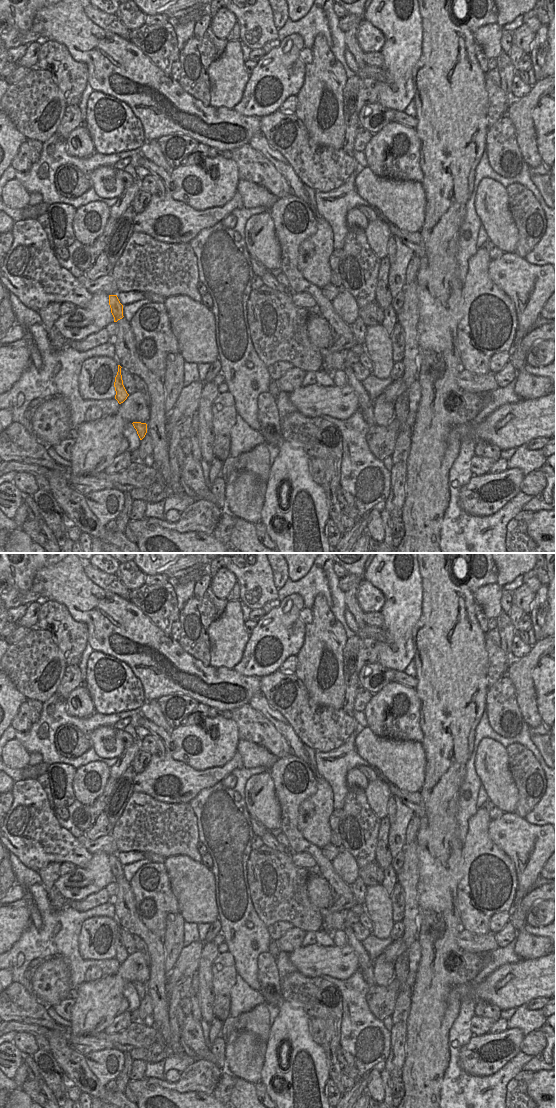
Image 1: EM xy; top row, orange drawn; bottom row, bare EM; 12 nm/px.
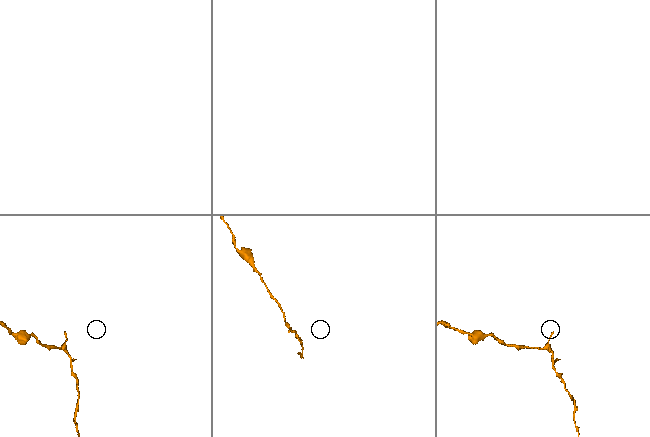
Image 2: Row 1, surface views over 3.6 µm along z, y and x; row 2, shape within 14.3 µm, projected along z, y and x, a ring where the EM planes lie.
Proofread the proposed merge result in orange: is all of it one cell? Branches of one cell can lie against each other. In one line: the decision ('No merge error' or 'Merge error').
No merge error

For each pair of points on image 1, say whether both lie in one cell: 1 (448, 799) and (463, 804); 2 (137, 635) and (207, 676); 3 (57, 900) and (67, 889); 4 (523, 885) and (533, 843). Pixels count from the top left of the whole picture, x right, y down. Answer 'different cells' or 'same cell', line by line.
1: different cells
2: same cell
3: different cells
4: same cell

